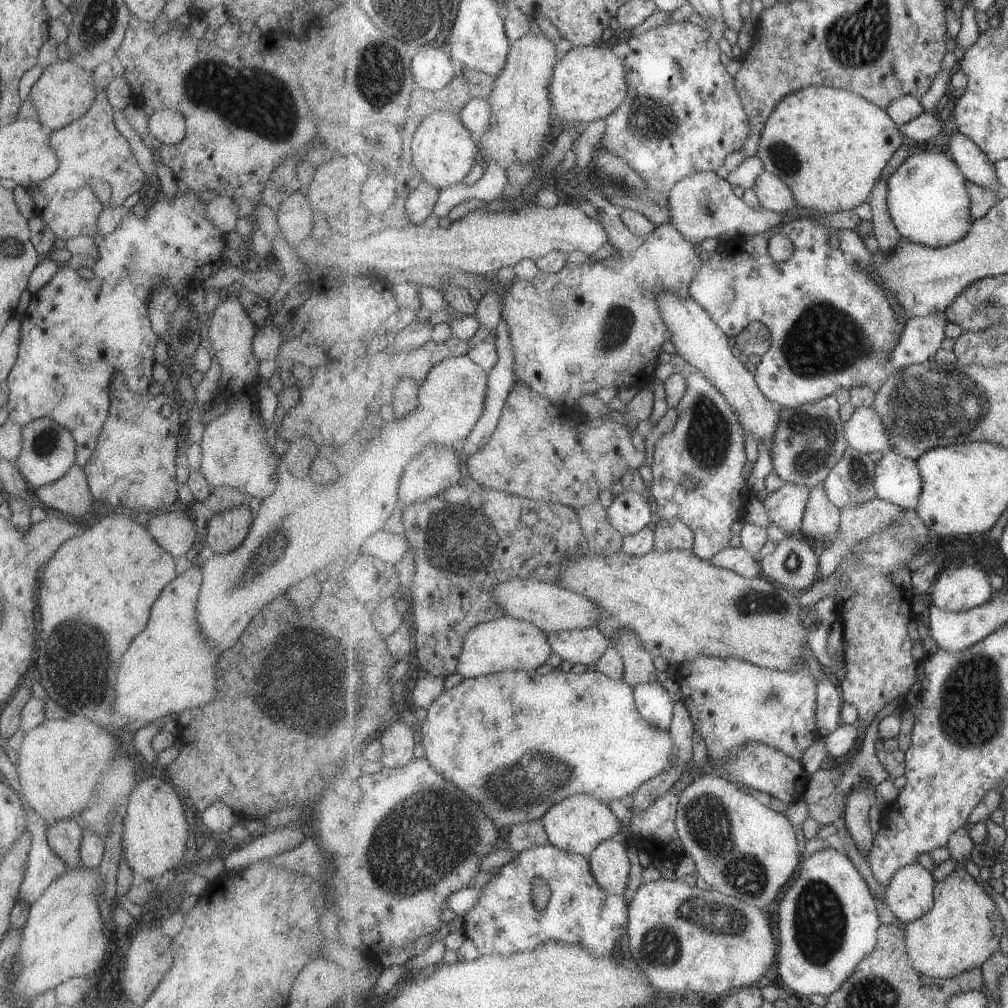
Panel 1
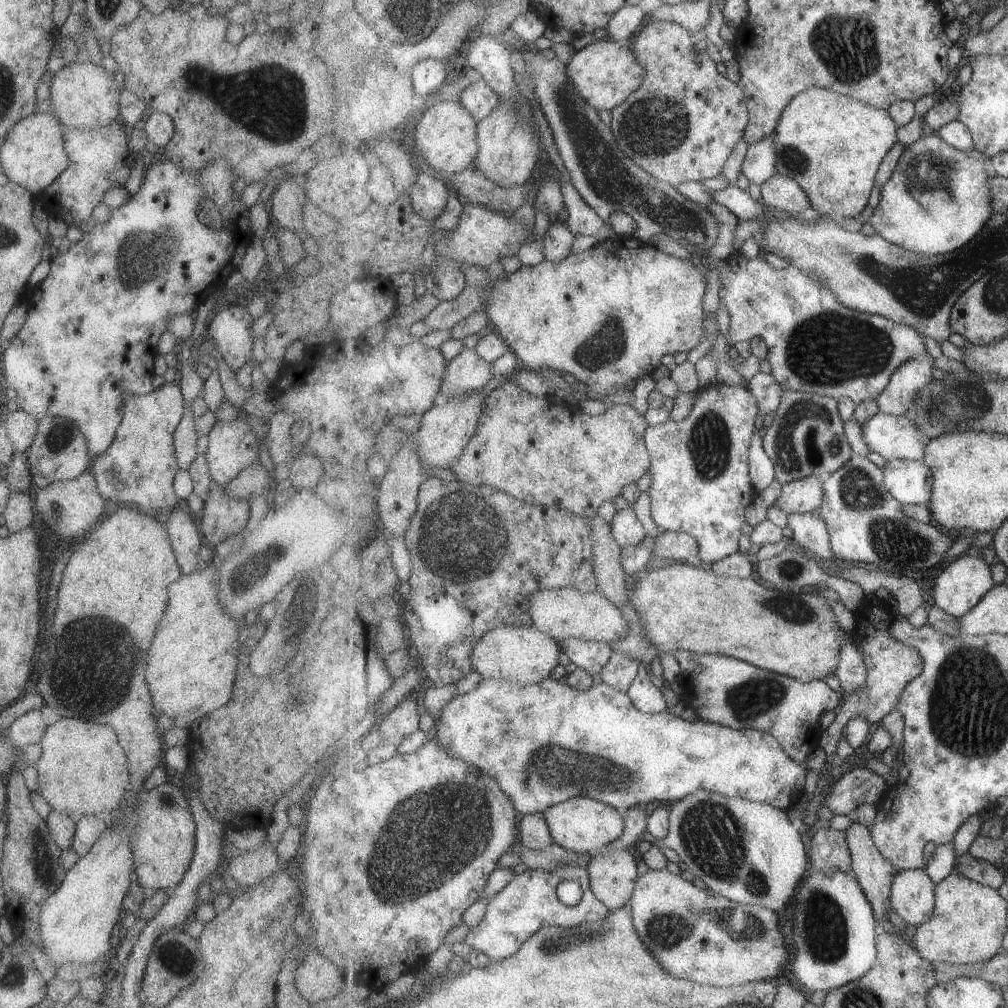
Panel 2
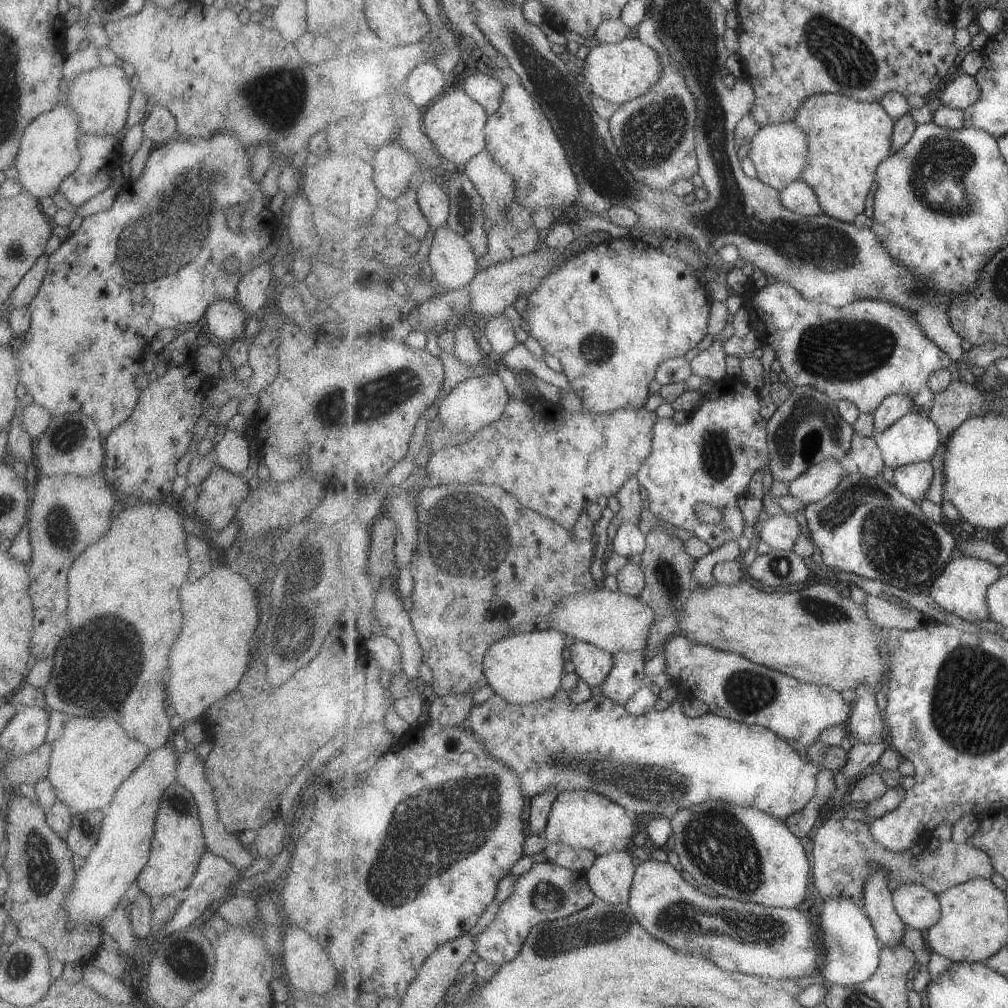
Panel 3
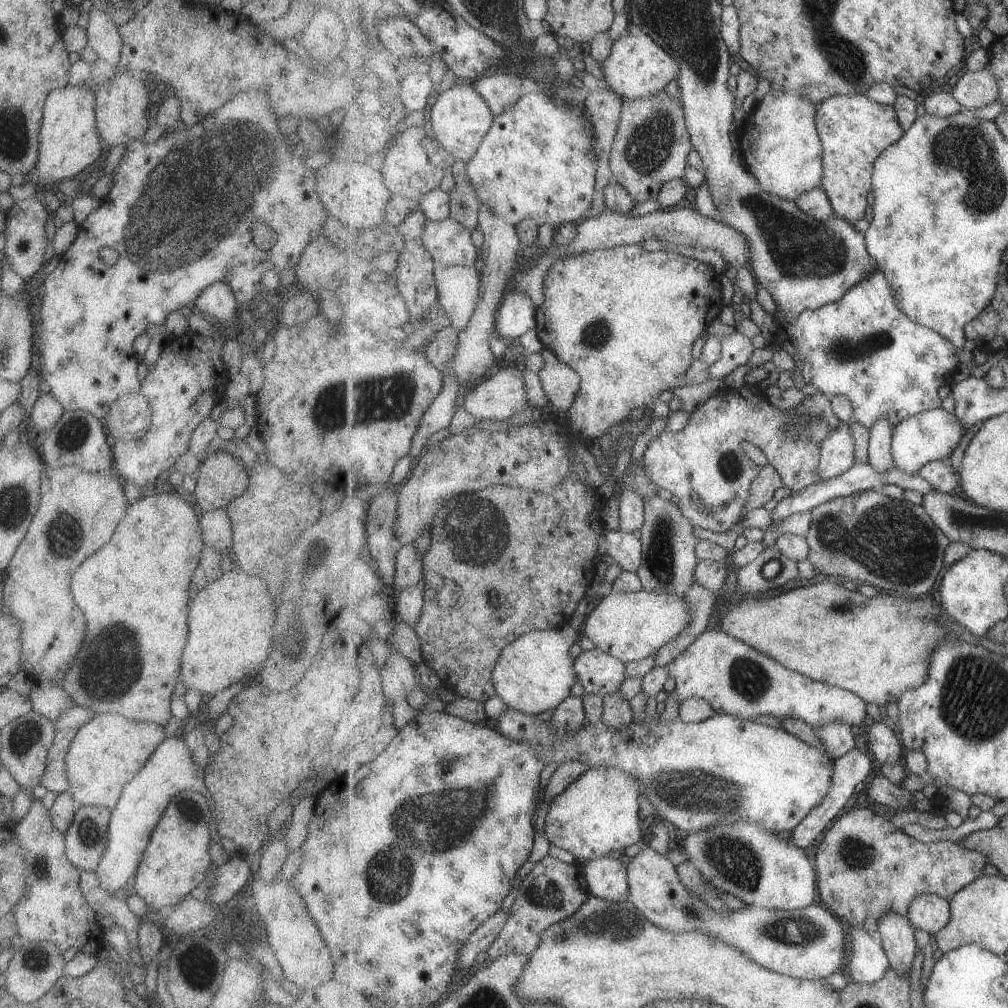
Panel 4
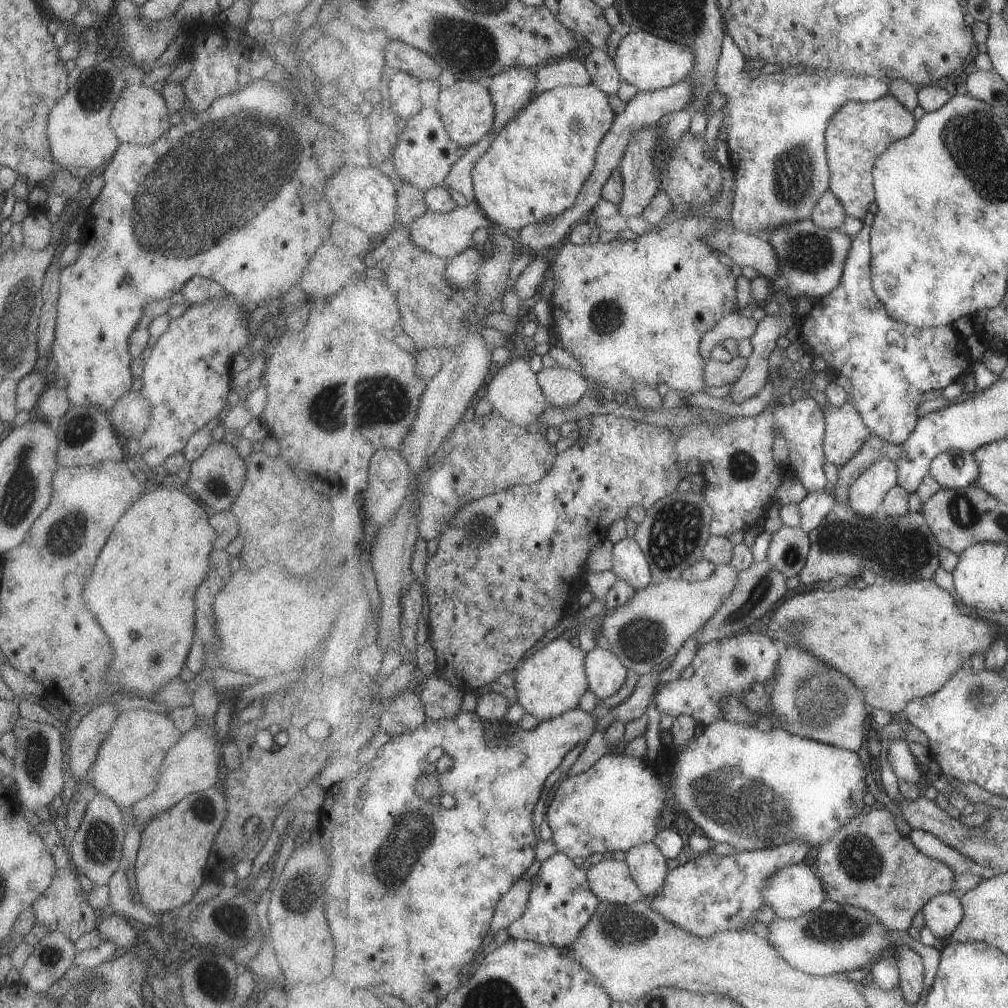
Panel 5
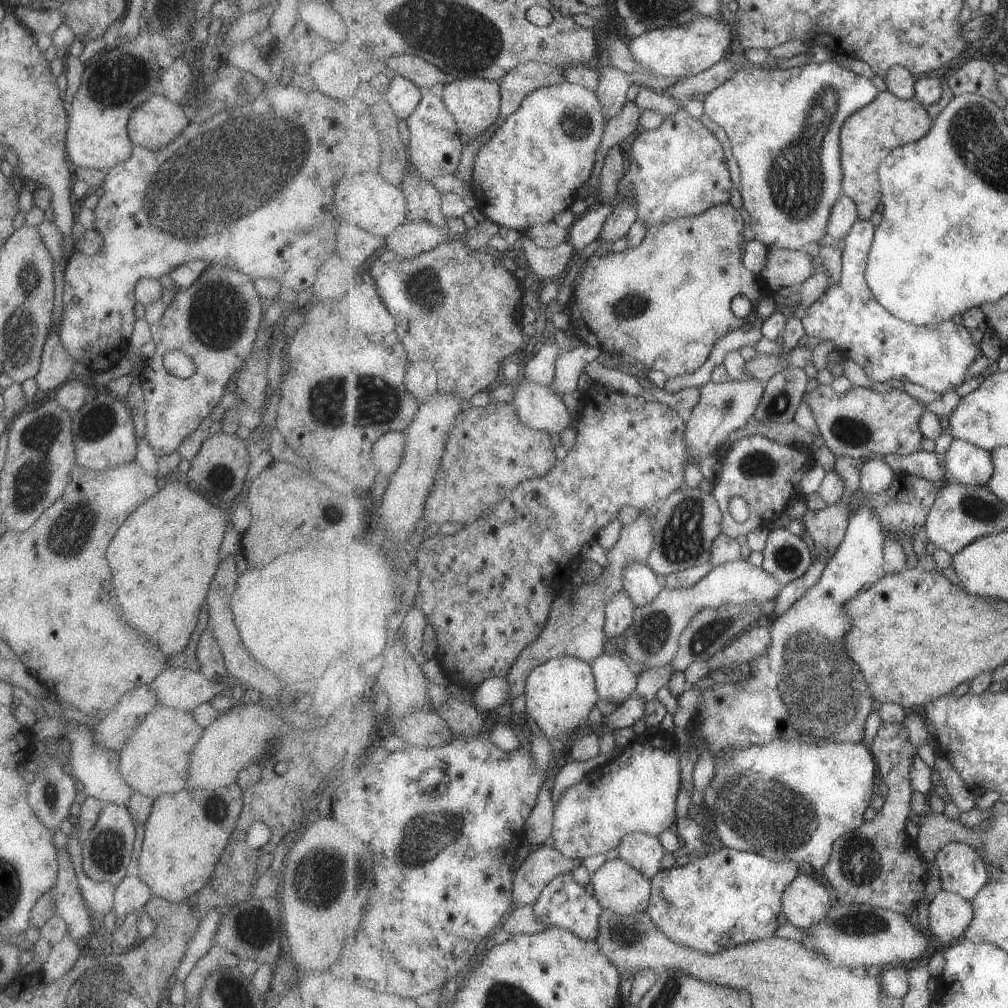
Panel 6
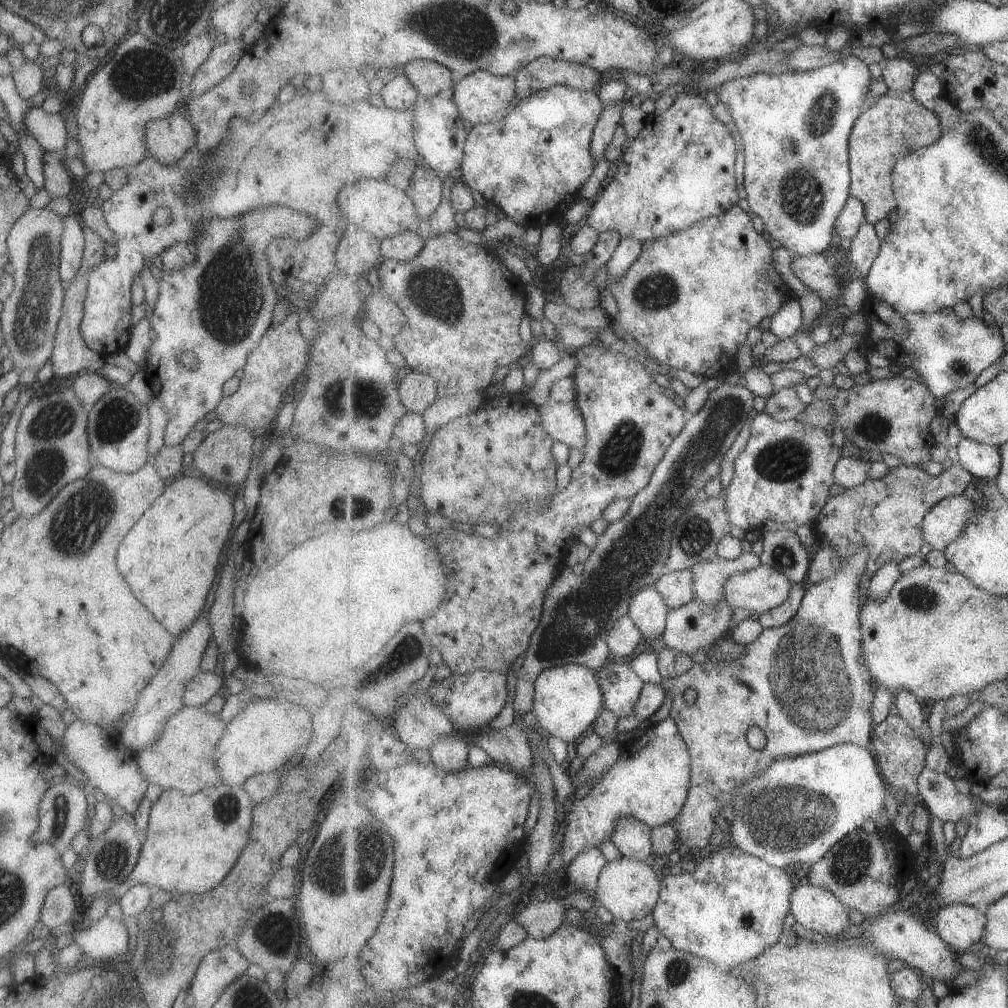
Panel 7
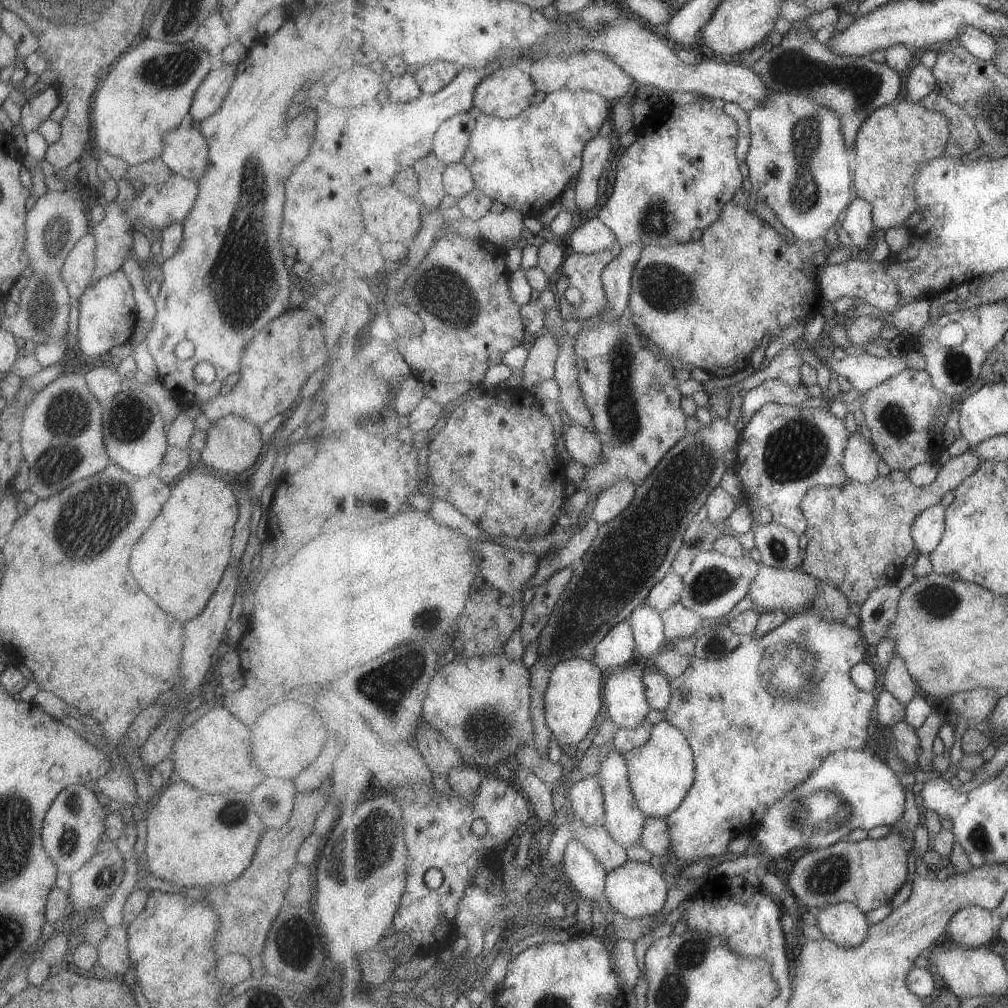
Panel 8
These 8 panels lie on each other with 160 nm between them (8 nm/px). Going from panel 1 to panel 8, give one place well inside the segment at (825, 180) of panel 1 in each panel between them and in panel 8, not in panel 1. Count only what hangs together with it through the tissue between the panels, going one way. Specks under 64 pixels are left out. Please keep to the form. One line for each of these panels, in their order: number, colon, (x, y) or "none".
2: (833, 145)
3: (849, 139)
4: (854, 130)
5: (859, 134)
6: (869, 136)
7: (890, 128)
8: (895, 142)

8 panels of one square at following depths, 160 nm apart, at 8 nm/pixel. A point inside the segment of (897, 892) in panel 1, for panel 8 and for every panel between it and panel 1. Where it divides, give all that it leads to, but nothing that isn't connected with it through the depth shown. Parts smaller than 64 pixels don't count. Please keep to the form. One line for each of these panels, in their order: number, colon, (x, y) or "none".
2: (913, 897)
3: (920, 908)
4: (928, 912)
5: (942, 915)
6: (950, 914)
7: (962, 926)
8: (972, 927)

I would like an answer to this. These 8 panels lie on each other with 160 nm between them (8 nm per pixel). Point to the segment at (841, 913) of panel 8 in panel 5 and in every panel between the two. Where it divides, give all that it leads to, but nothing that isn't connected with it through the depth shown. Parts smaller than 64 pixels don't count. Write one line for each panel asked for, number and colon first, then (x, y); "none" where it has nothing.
5: (795, 891)
6: (806, 902)
7: (816, 909)

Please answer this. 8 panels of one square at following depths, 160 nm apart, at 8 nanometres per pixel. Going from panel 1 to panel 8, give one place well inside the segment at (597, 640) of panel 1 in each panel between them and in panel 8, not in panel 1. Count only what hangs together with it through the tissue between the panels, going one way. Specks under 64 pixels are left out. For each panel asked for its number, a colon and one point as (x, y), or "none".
2: (591, 656)
3: (593, 664)
4: (600, 673)
5: (606, 673)
6: (616, 681)
7: (622, 687)
8: (626, 697)

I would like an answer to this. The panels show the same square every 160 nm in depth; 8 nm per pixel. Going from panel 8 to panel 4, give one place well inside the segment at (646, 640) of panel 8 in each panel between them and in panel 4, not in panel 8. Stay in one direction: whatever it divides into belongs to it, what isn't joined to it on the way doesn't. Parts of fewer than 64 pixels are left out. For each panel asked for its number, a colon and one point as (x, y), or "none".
4: (626, 548)
5: (629, 562)
6: (641, 582)
7: (649, 610)

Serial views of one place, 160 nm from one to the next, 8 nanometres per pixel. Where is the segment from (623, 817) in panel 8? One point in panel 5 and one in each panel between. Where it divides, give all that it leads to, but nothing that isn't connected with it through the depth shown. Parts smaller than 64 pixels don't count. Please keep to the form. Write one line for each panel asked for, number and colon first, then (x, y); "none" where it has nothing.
5: (648, 865)
6: (644, 852)
7: (634, 839)

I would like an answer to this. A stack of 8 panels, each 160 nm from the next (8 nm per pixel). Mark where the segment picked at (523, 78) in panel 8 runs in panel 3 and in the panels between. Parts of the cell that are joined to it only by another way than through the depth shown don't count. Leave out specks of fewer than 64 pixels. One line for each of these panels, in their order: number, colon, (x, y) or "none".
3: (455, 123)
4: (461, 118)
5: (467, 108)
6: (475, 103)
7: (483, 98)

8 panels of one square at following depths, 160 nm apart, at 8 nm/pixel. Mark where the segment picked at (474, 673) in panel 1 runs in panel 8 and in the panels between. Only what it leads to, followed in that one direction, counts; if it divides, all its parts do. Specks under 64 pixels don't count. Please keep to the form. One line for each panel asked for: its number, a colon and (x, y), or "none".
2: (527, 655)
3: (524, 668)
4: (536, 673)
5: (551, 681)
6: (560, 694)
7: (568, 700)
8: (573, 697)

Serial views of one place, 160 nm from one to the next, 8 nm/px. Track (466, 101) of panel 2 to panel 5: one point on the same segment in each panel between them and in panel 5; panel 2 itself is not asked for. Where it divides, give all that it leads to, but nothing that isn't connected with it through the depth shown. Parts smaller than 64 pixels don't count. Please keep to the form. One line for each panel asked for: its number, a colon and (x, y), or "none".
3: (484, 88)
4: (501, 91)
5: (511, 90)

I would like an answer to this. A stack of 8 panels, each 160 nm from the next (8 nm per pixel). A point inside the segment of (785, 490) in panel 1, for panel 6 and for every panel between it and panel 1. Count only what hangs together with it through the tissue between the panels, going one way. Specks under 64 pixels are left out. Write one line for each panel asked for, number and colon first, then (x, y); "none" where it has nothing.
2: (801, 496)
3: (818, 481)
4: (838, 453)
5: (846, 432)
6: (862, 423)

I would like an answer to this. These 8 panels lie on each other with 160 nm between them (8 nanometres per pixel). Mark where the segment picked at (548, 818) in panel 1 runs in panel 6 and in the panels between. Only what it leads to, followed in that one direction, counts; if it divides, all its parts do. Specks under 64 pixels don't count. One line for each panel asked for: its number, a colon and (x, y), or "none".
2: (582, 824)
3: (582, 818)
4: (599, 813)
5: (617, 805)
6: (637, 791)

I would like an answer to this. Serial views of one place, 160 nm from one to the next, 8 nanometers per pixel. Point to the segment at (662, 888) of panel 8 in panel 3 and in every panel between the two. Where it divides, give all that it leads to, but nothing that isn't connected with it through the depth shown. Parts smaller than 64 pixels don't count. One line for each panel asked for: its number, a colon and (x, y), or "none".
3: (611, 877)
4: (607, 877)
5: (612, 881)
6: (619, 887)
7: (629, 889)

